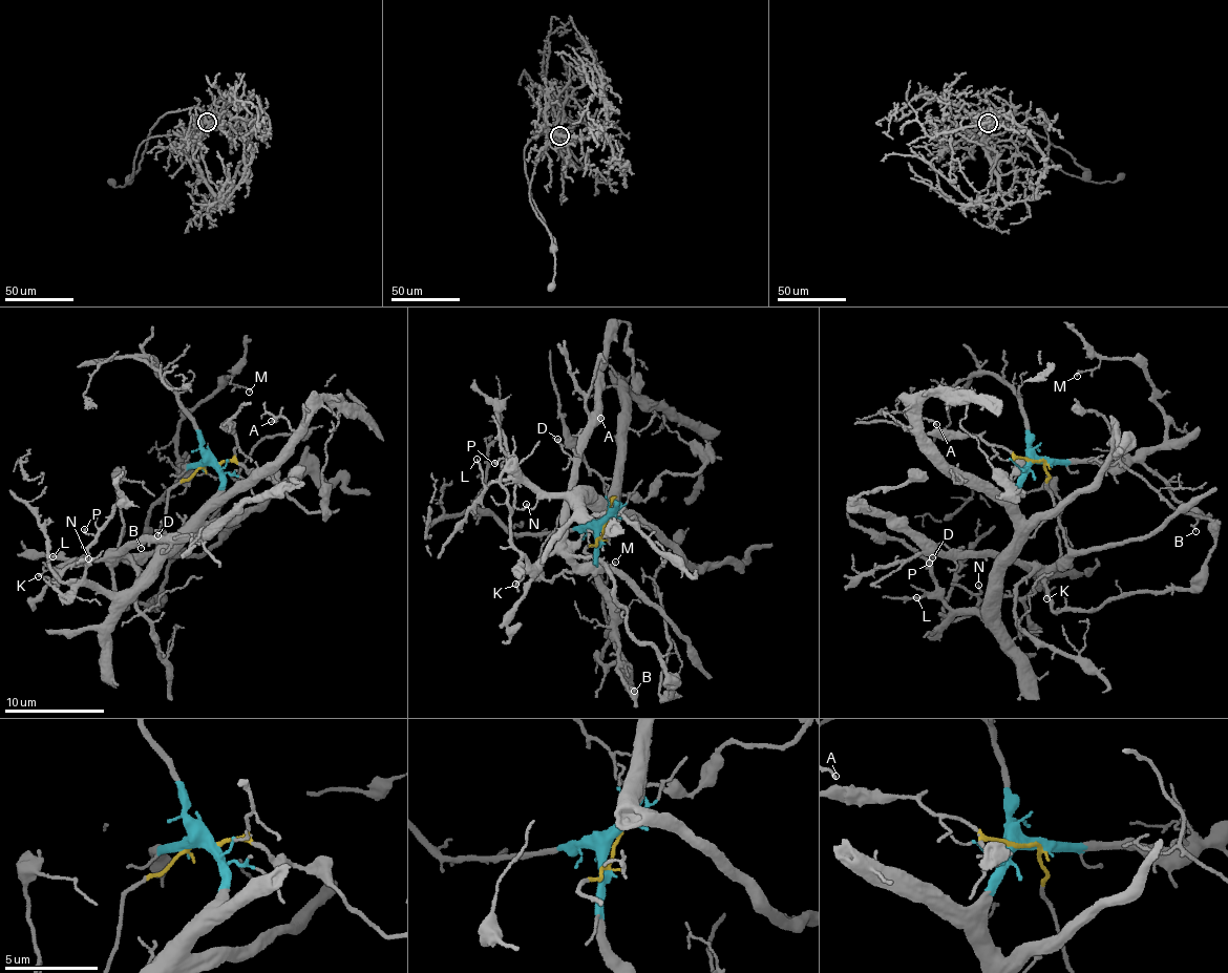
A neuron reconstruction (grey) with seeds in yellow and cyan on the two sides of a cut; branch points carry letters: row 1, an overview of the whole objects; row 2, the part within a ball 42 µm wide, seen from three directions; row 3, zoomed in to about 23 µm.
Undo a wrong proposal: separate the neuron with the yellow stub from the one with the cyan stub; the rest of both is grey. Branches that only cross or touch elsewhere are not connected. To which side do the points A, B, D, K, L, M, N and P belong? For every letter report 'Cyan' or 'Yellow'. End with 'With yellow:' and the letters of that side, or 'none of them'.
A: Cyan
B: Cyan
D: Yellow
K: Yellow
L: Cyan
M: Cyan
N: Yellow
P: Cyan
With yellow: D, K, N

